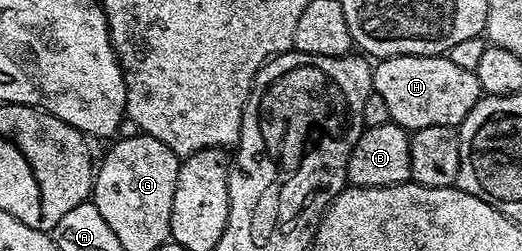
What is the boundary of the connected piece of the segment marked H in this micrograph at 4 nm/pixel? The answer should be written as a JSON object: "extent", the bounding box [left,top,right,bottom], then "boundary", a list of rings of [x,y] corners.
{"extent":[372,54,482,132],"boundary":[[[403,54],[375,63],[372,89],[390,108],[390,119],[411,132],[431,126],[455,126],[466,120],[470,108],[482,97],[474,70],[458,68],[446,56]]]}

